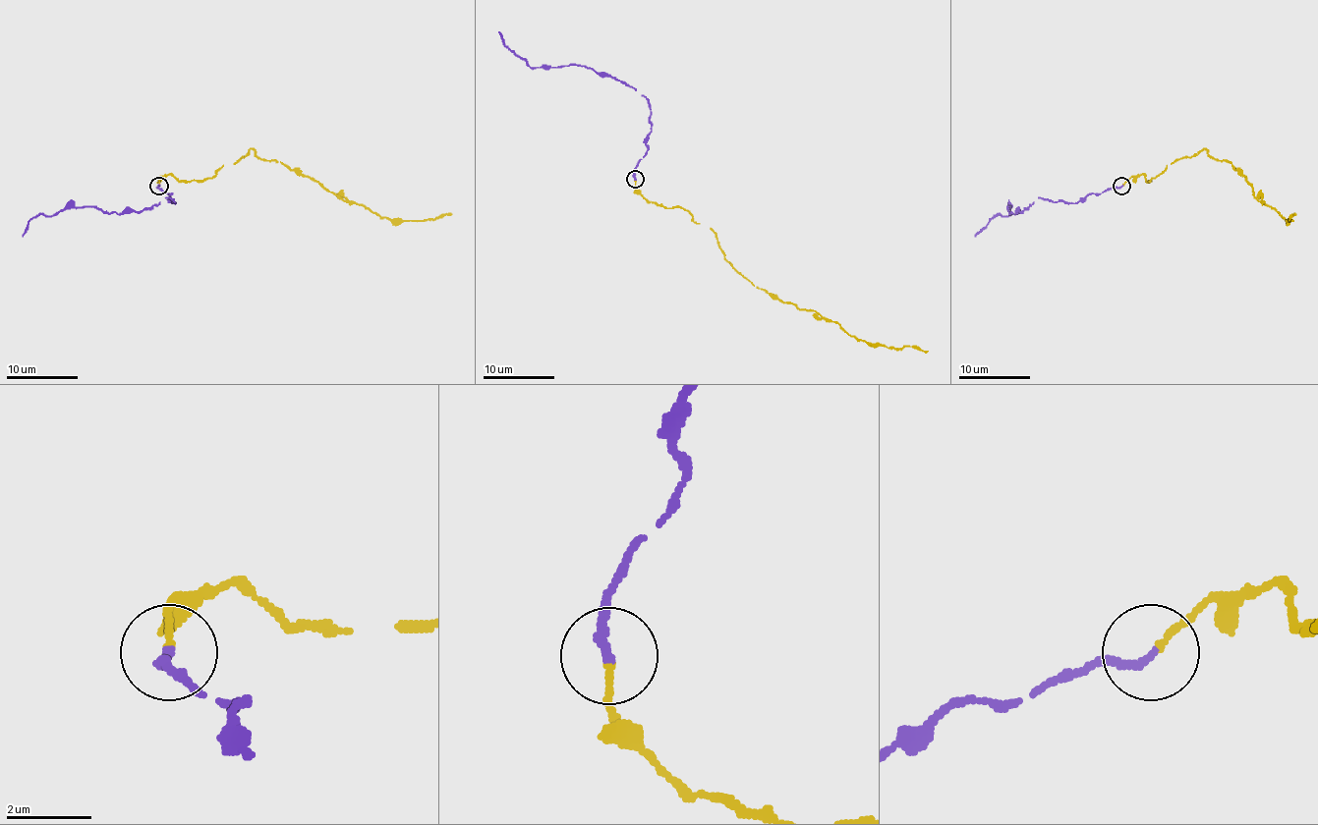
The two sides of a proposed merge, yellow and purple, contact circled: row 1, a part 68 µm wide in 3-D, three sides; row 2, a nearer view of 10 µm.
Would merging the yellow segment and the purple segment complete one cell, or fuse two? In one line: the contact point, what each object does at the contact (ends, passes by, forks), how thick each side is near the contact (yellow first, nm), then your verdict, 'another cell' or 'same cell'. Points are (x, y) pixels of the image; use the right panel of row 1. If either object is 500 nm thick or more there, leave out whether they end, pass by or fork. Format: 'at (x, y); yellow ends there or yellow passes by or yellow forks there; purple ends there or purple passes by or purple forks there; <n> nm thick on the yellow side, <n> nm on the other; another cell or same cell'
at (1121, 186); yellow ends there; purple ends there; 140 nm thick on the yellow side, 220 nm on the other; same cell

